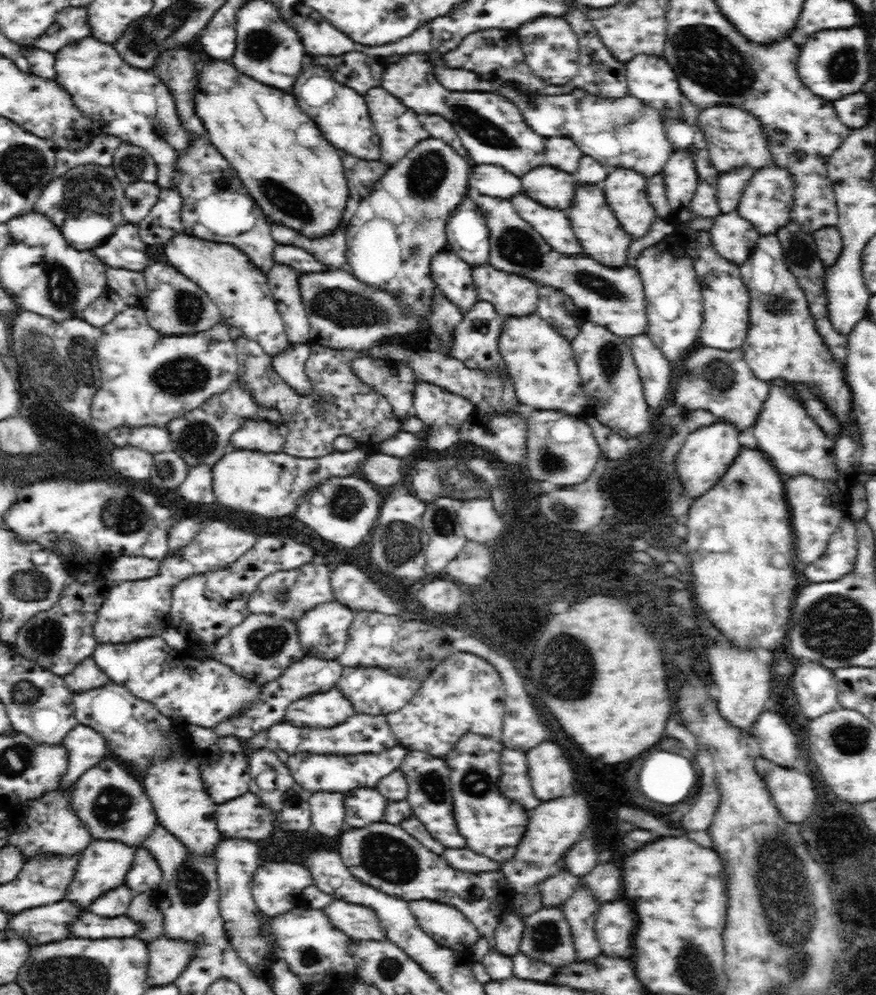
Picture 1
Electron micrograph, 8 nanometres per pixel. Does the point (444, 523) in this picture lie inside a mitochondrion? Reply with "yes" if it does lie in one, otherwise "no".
yes

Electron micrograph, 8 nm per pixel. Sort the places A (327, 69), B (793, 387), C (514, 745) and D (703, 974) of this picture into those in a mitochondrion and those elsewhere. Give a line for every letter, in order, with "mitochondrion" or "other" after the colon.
A: other
B: other
C: other
D: mitochondrion

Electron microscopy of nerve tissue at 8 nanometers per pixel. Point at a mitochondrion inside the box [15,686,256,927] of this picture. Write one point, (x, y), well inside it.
(190, 889)

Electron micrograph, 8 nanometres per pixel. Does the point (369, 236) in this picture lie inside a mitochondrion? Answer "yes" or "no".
no

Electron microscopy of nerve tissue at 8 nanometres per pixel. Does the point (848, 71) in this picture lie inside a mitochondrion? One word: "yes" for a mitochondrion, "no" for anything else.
yes

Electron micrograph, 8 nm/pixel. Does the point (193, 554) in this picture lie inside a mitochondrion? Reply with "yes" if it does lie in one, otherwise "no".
no

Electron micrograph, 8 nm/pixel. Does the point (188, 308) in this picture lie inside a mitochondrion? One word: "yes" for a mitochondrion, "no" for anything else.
yes

